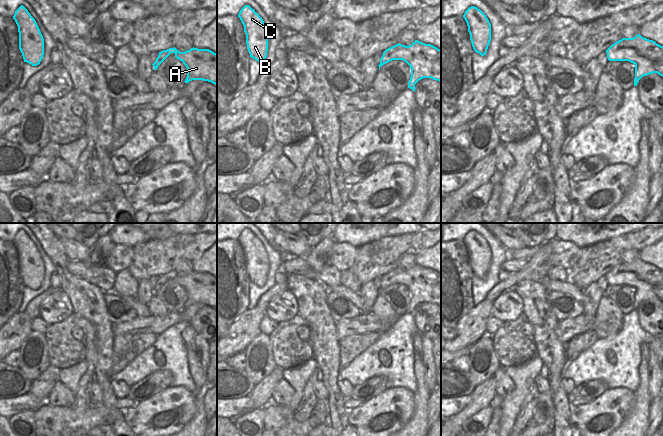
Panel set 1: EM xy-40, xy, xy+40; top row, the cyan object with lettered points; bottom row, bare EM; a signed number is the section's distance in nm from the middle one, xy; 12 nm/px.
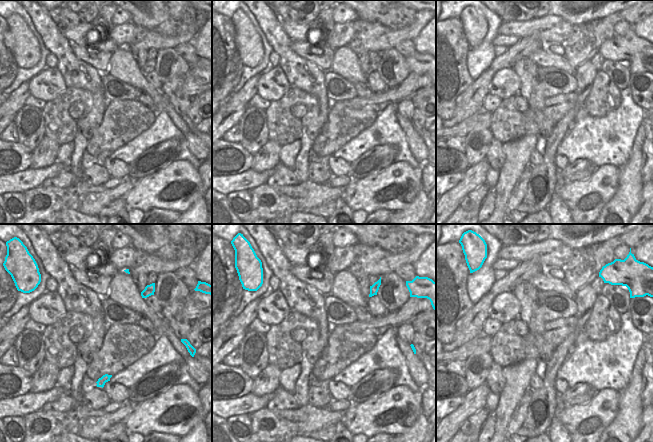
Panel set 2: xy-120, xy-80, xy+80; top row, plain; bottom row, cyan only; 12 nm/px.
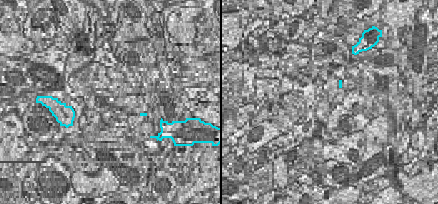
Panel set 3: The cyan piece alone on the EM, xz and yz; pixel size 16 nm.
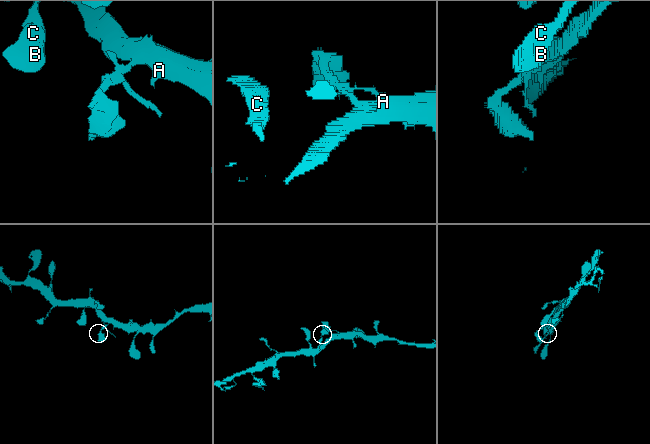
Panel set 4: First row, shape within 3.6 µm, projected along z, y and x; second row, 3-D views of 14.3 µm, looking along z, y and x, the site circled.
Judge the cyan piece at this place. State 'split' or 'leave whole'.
leave whole

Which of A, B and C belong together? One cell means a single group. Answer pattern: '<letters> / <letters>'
A B C

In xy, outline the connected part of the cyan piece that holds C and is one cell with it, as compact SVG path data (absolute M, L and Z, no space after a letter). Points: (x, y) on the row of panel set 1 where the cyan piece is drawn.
M249 5L240 10L238 17L244 26L250 57L262 63L268 51L268 31L263 19Z

